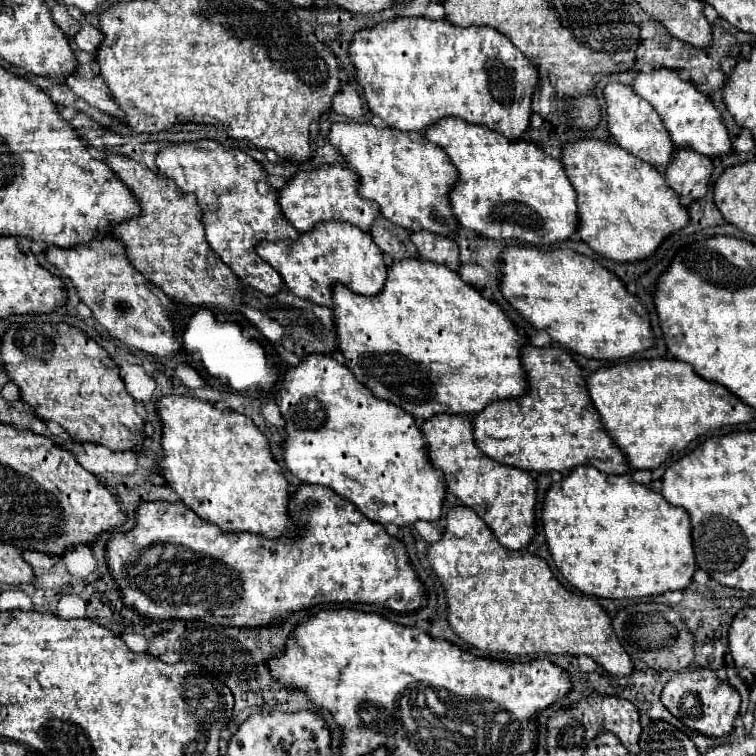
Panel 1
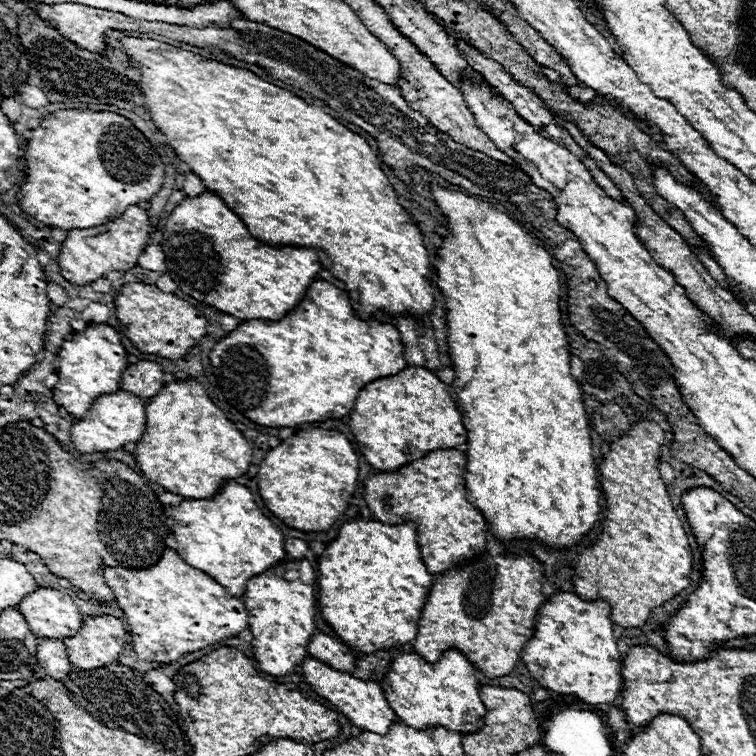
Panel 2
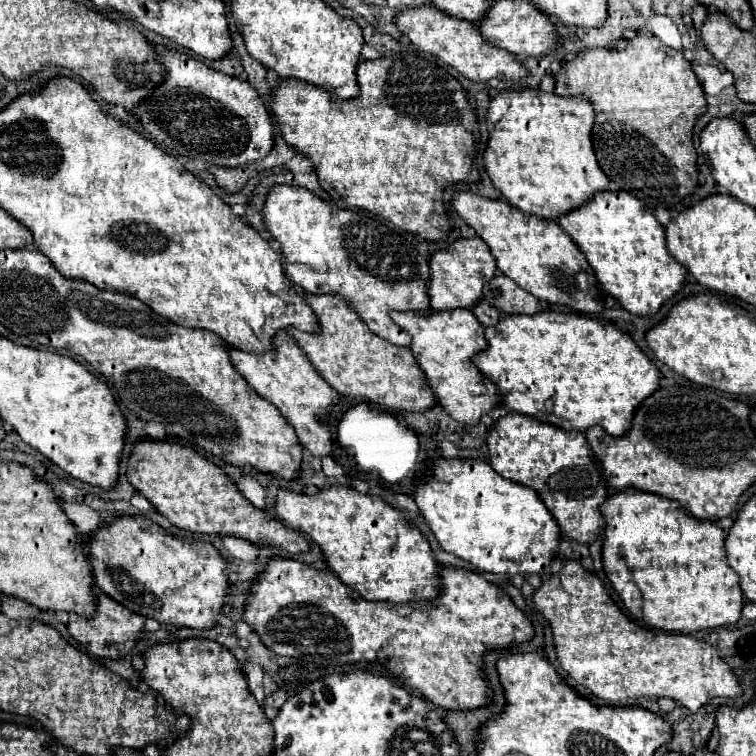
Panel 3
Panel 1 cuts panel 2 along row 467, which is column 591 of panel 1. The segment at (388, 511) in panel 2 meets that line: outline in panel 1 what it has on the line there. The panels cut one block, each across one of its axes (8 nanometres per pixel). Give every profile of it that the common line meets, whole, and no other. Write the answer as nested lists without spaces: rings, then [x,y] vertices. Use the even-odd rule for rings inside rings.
[[[524,346],[520,350],[520,362],[524,368],[524,378],[528,382],[528,388],[522,396],[506,398],[506,400],[494,400],[484,410],[472,416],[472,428],[474,428],[474,440],[476,446],[492,460],[522,468],[522,470],[534,470],[534,472],[570,472],[576,466],[596,466],[606,474],[624,474],[630,470],[624,454],[614,446],[614,442],[608,438],[606,432],[602,432],[600,416],[594,410],[594,404],[584,390],[584,376],[578,364],[572,360],[570,352],[566,352],[560,346],[546,346],[546,348],[534,348]]]

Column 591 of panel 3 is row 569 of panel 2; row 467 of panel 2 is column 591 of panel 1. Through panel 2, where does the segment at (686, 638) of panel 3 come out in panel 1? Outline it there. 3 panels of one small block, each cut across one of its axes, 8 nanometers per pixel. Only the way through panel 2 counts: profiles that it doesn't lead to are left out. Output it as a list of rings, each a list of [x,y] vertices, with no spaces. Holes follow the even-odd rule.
[[[456,506],[446,514],[446,530],[438,542],[430,544],[430,552],[426,558],[430,560],[432,570],[444,586],[448,602],[448,624],[452,632],[460,636],[466,644],[484,652],[550,652],[572,656],[586,654],[610,674],[628,676],[632,672],[634,664],[626,650],[620,646],[612,630],[610,616],[596,604],[596,600],[564,588],[542,558],[526,550],[514,552],[500,546],[490,528],[472,508]]]

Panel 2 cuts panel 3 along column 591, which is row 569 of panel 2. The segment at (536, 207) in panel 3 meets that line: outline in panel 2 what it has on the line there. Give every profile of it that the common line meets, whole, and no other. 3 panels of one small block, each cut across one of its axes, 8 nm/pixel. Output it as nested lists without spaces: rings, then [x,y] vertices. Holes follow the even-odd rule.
[[[166,548],[158,564],[142,568],[142,570],[130,570],[112,566],[104,570],[106,584],[114,590],[114,598],[120,604],[120,610],[126,616],[126,622],[130,626],[132,646],[140,660],[148,662],[172,662],[188,652],[200,650],[204,646],[210,646],[214,642],[220,642],[224,638],[236,636],[240,630],[248,628],[248,612],[242,600],[230,596],[216,580],[212,580],[208,574],[188,566],[174,550]]]

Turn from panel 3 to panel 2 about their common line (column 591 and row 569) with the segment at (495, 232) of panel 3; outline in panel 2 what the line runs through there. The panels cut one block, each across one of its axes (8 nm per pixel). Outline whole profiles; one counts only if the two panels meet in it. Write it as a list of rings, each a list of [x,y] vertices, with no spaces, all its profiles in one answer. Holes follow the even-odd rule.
[[[284,558],[276,566],[266,572],[252,576],[246,582],[246,592],[240,598],[248,610],[248,626],[252,632],[252,650],[260,668],[272,676],[284,676],[296,670],[302,658],[308,654],[306,644],[314,634],[314,614],[316,614],[316,598],[314,598],[314,582],[316,574],[308,560],[304,558]],[[296,570],[298,580],[286,580],[284,572]]]

